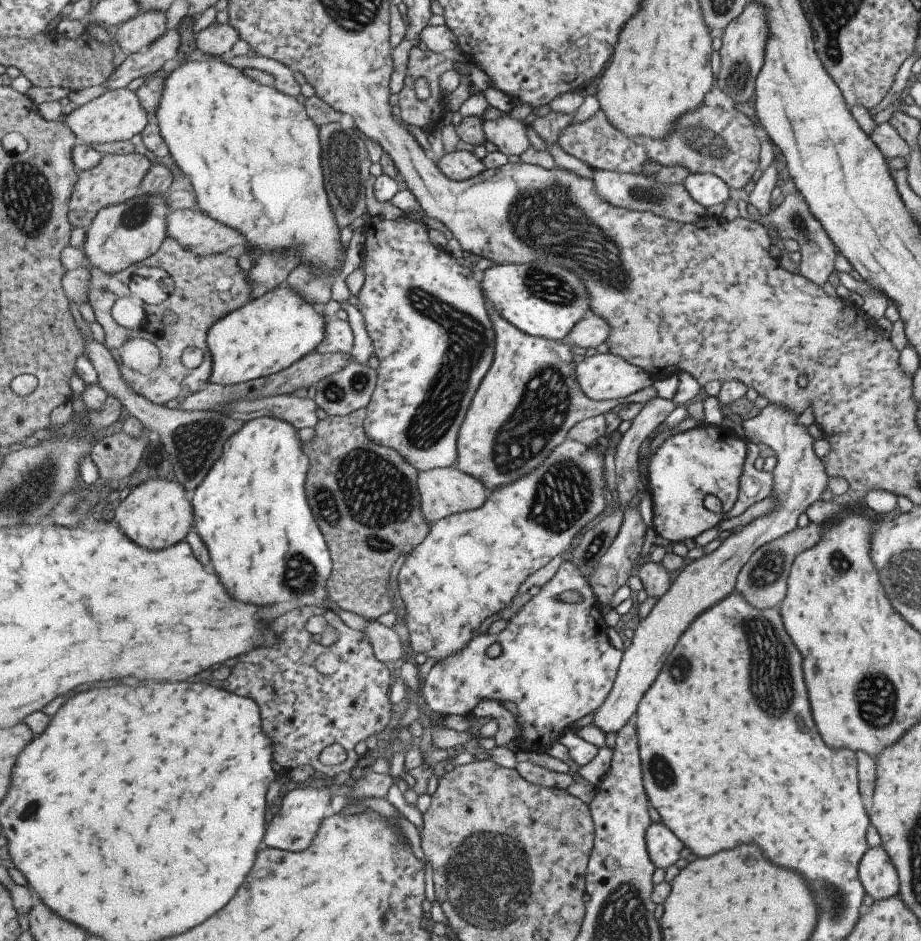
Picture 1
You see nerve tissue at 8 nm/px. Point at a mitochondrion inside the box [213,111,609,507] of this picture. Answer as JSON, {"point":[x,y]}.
{"point":[432,420]}

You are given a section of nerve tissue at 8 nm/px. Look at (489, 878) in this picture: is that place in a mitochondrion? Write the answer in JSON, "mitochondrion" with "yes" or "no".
{"mitochondrion":"yes"}

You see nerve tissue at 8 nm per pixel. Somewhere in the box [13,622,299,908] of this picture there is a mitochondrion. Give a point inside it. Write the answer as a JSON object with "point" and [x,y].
{"point":[33,808]}

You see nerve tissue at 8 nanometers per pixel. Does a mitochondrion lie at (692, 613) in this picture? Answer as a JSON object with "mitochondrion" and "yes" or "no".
{"mitochondrion":"no"}

